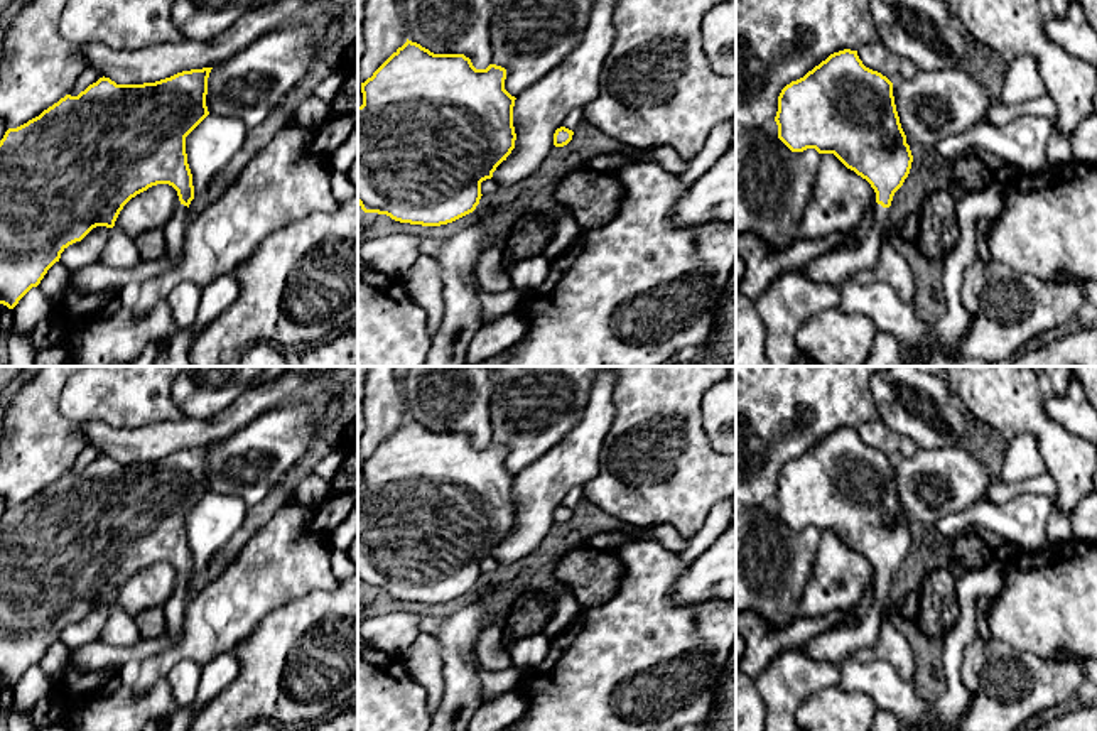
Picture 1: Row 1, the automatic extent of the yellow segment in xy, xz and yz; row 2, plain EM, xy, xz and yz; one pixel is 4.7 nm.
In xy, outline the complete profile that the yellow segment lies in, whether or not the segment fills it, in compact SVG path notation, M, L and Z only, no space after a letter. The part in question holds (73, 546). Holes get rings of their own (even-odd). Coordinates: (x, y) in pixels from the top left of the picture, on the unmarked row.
M211 447L182 449L143 463L116 463L103 454L78 474L66 473L39 495L5 510L0 518L0 682L14 687L32 665L41 662L69 623L81 620L96 604L113 606L123 584L157 562L172 564L179 574L177 586L164 604L164 633L128 647L93 642L81 652L78 663L83 672L122 669L128 662L142 663L182 638L189 582L194 577L186 515L209 493L206 473Z

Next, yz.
M844 427L830 432L803 456L786 463L778 474L775 495L778 517L792 528L815 527L834 532L847 547L866 557L876 571L873 604L856 626L839 626L817 635L802 650L817 660L839 662L871 648L879 638L879 626L889 616L889 584L894 571L910 552L913 533L906 522L893 474L893 461L862 442L857 429Z

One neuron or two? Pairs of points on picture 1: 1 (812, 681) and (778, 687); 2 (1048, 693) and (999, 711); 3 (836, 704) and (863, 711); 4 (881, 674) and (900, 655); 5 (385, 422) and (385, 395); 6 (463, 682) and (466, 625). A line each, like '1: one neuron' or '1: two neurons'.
1: one neuron
2: one neuron
3: one neuron
4: two neurons
5: one neuron
6: one neuron

